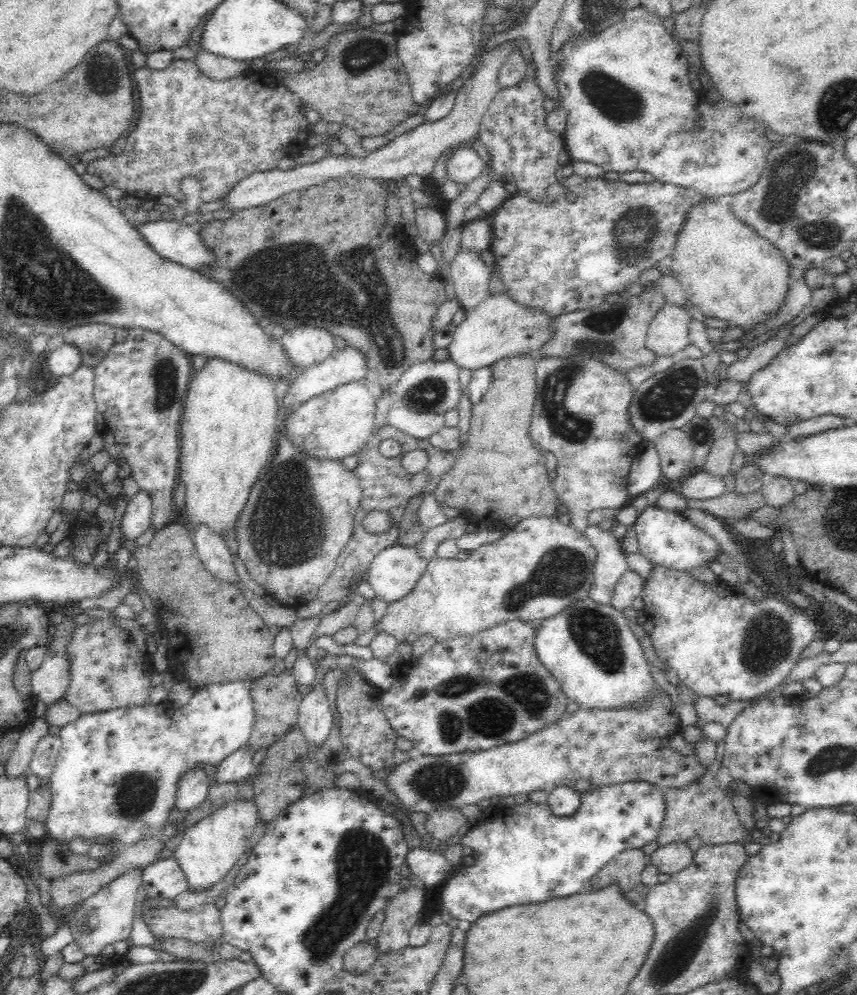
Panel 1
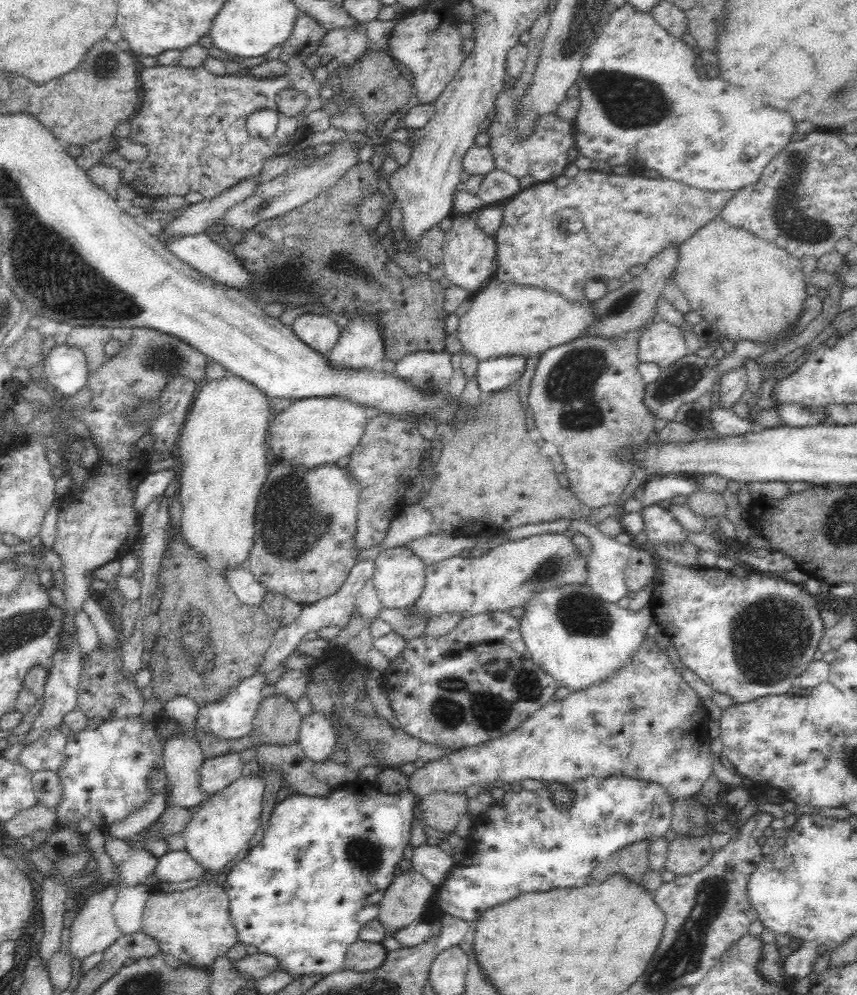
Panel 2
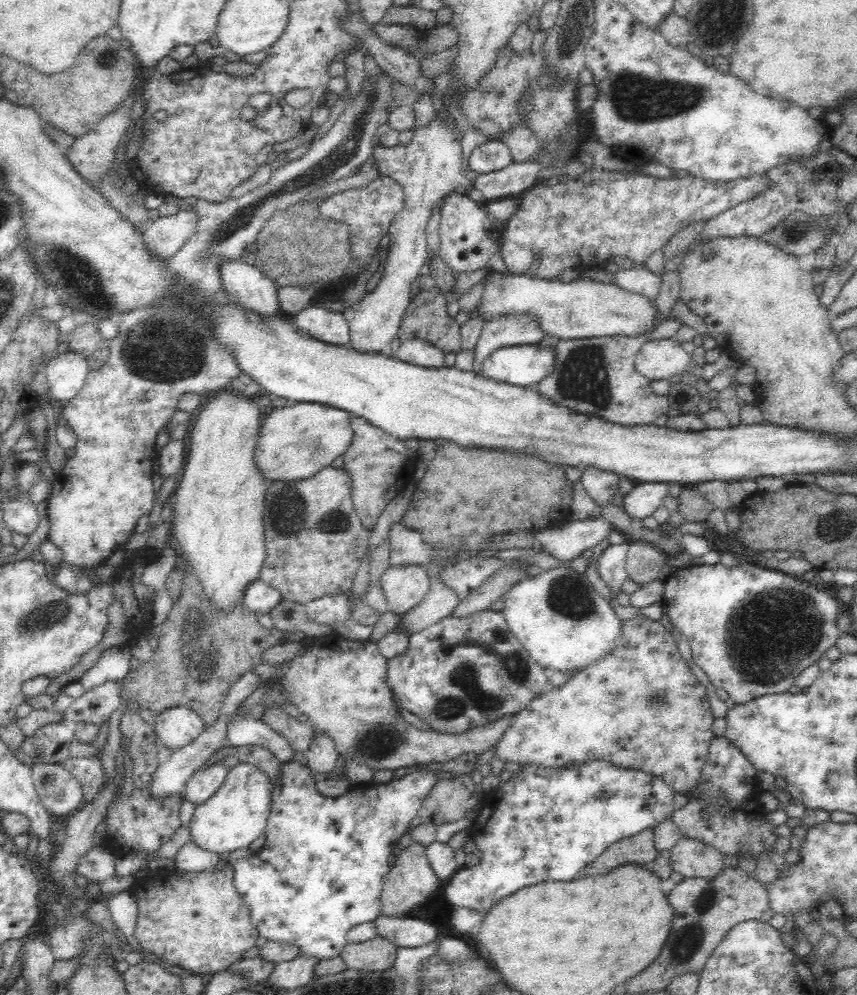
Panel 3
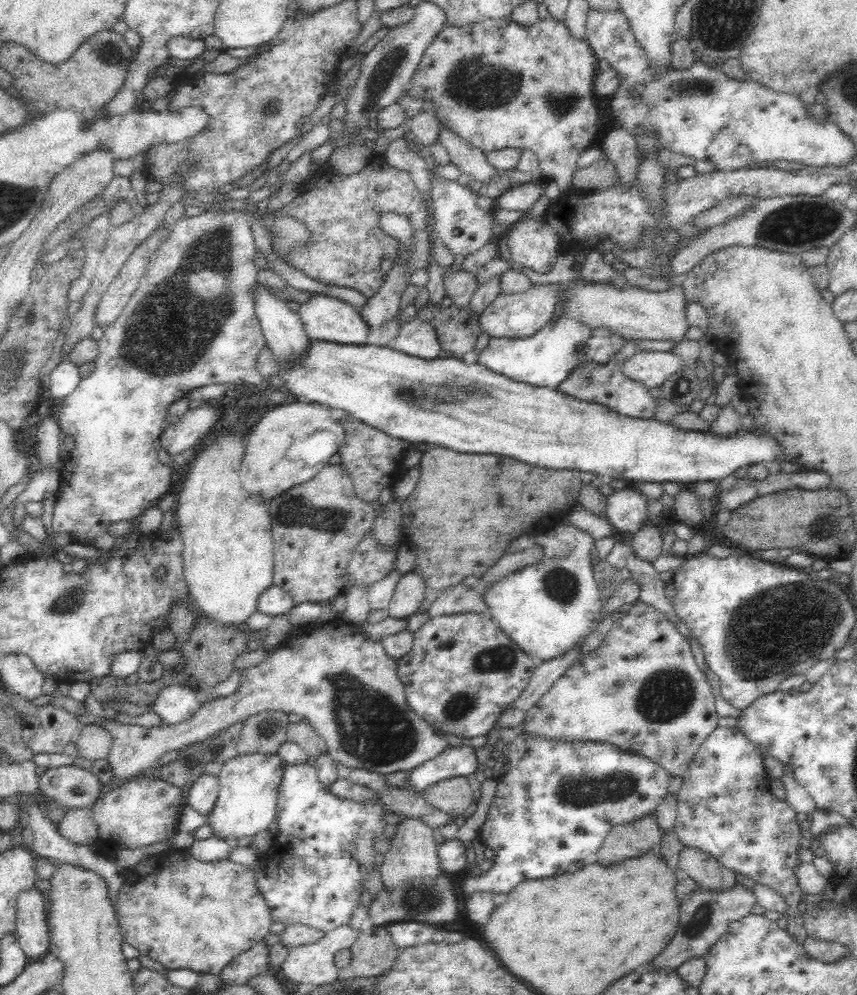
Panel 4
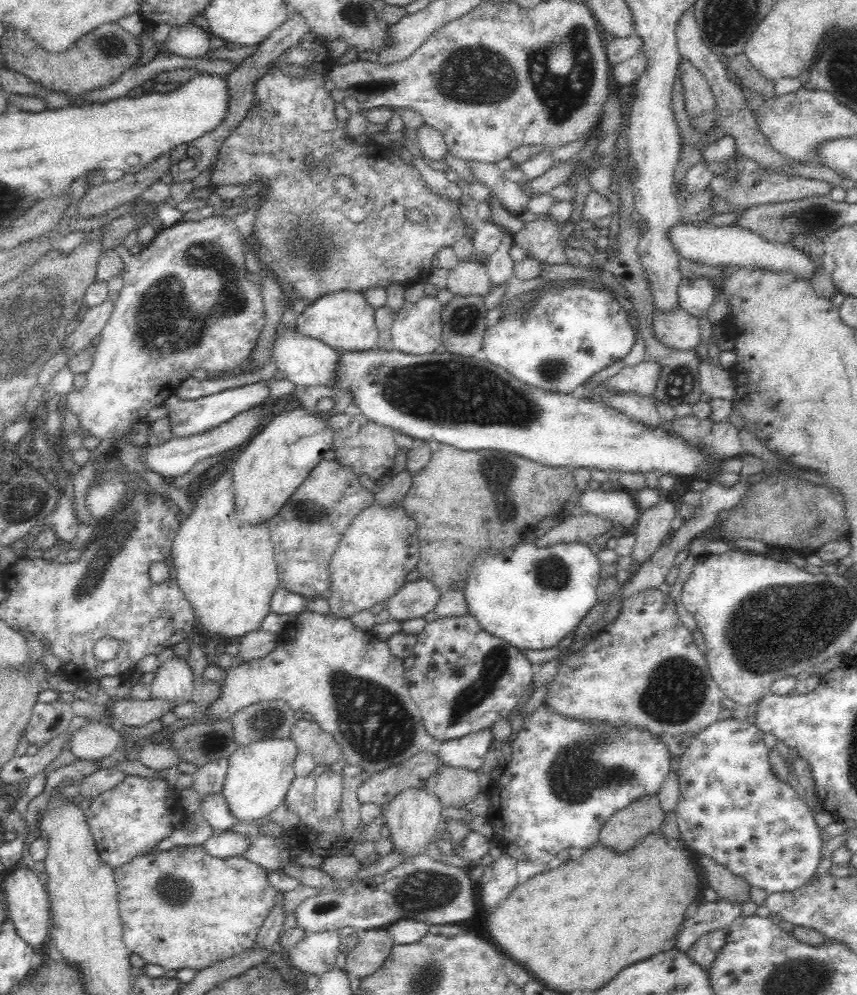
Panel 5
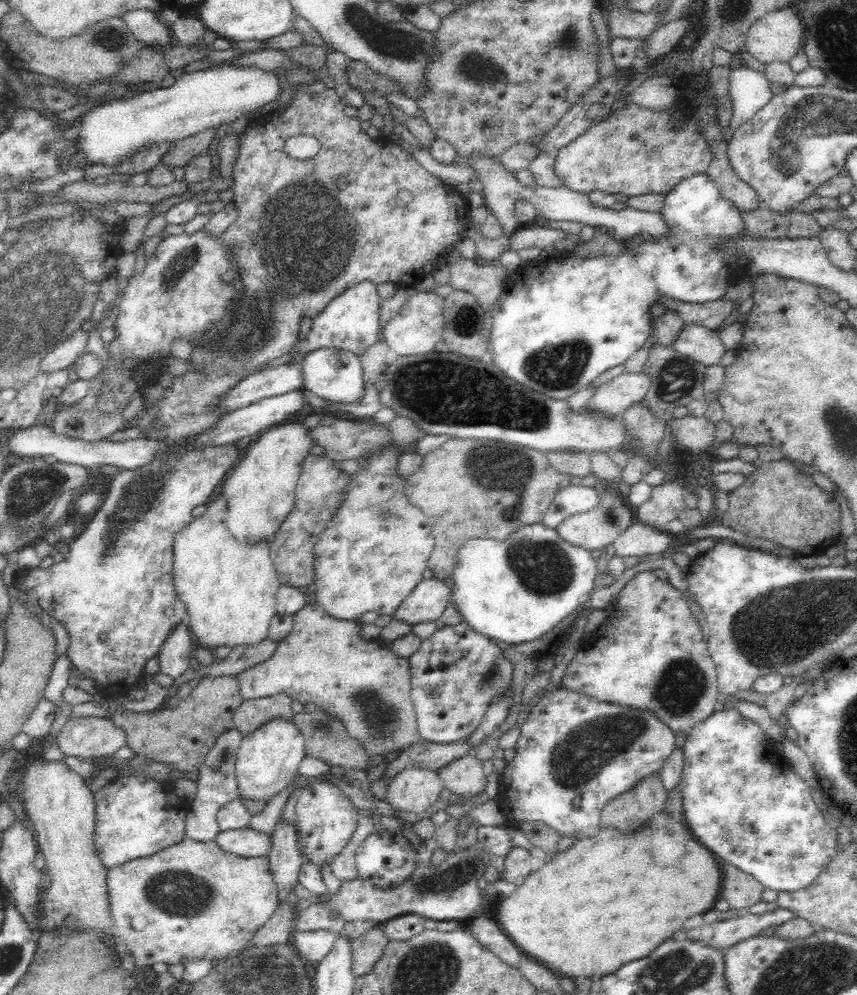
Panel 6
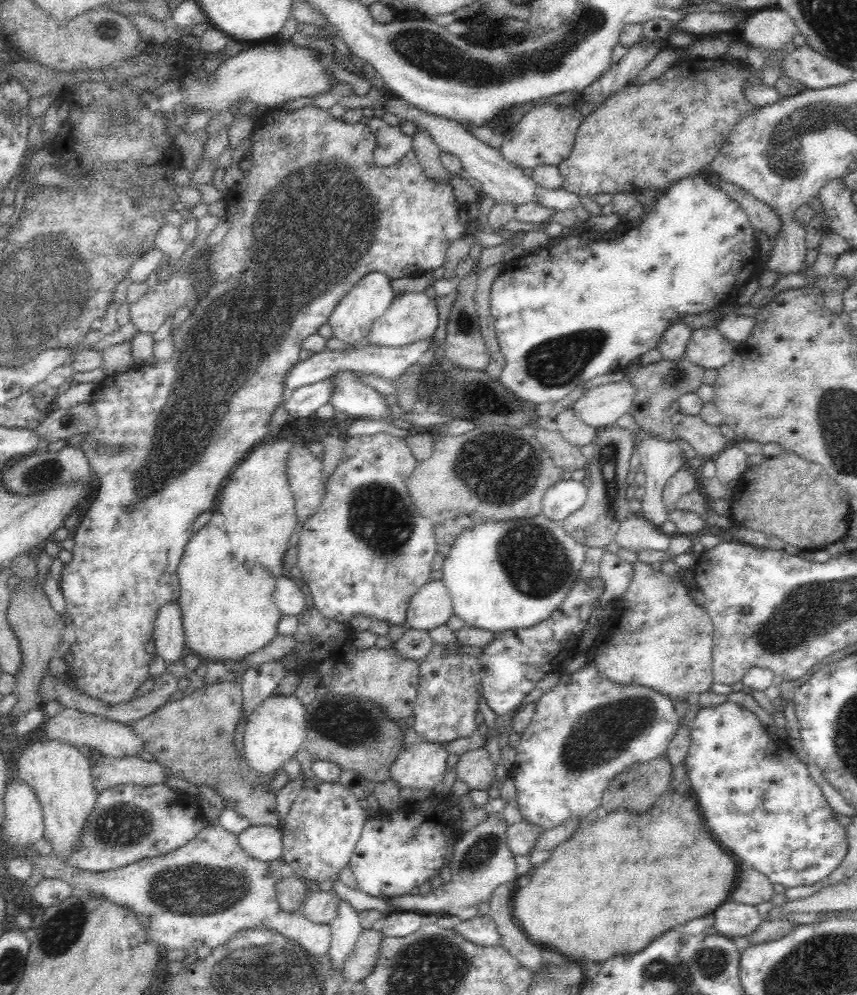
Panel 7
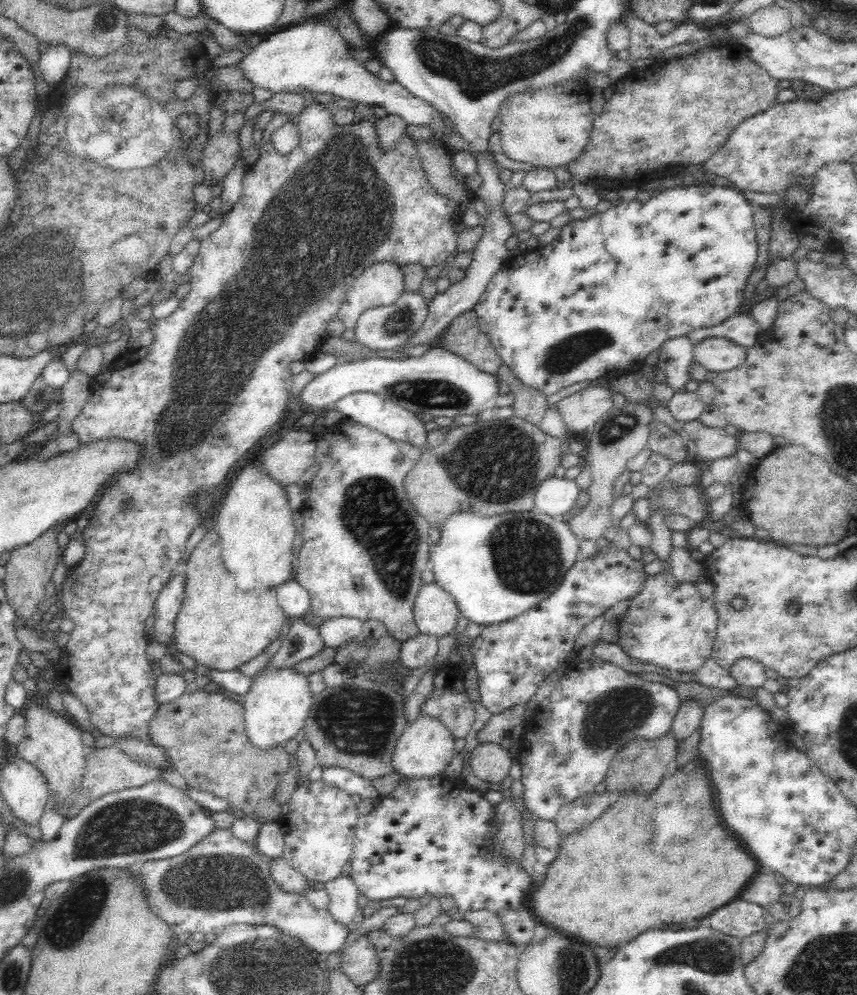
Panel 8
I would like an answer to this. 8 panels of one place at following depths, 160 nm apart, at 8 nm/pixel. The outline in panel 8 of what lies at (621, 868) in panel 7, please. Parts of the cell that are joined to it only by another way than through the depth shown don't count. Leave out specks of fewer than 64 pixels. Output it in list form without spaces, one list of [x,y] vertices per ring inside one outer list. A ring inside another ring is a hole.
[[[700,762],[692,772],[671,770],[650,796],[637,792],[617,795],[600,818],[562,838],[555,849],[554,860],[547,866],[544,880],[534,885],[528,896],[526,908],[536,917],[537,924],[554,927],[562,934],[582,938],[588,944],[608,948],[634,940],[638,934],[650,928],[660,928],[662,924],[706,919],[706,914],[712,910],[737,899],[760,866],[720,824],[720,816],[714,810],[712,790],[704,782],[708,778],[707,769],[700,766]]]

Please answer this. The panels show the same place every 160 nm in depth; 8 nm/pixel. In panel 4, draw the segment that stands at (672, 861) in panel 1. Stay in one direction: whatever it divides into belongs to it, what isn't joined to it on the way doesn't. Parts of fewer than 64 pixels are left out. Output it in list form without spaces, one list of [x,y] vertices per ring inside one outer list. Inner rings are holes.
[[[683,846],[678,854],[677,872],[696,881],[699,886],[722,891],[736,884],[736,873],[699,848]]]

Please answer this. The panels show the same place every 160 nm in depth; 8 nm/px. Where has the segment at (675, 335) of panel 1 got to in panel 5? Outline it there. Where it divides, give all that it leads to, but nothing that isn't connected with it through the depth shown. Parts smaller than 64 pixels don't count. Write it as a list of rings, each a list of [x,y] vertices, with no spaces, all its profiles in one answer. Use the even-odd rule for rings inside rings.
[[[646,361],[636,366],[625,366],[607,380],[607,388],[612,392],[636,392],[642,396],[654,394],[661,375],[661,364]]]

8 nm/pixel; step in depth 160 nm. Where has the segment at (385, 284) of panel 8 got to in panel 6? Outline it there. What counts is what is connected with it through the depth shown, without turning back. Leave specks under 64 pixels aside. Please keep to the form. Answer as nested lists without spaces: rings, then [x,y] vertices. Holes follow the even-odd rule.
[[[362,281],[346,288],[345,292],[337,295],[328,305],[312,319],[312,328],[306,338],[294,344],[287,354],[304,355],[318,348],[336,348],[352,352],[354,355],[364,355],[369,347],[379,342],[381,299],[377,286],[370,281]]]

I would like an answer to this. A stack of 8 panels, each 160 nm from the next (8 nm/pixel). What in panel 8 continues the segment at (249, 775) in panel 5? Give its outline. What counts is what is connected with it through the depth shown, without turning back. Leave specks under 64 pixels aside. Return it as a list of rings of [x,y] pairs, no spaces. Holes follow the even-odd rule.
[[[292,667],[275,671],[266,669],[259,671],[253,677],[250,690],[245,694],[243,719],[248,739],[256,749],[267,751],[272,747],[284,746],[303,730],[310,712],[313,695],[308,689],[306,677],[306,675],[294,671]]]

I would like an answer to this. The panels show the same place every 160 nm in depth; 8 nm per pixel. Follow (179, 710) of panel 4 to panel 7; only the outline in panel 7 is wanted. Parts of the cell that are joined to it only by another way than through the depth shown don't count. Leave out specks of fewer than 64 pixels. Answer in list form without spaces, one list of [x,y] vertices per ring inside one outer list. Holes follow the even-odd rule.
[[[174,601],[165,604],[159,610],[154,625],[153,640],[156,646],[156,655],[164,660],[166,666],[183,659],[187,648],[179,603]]]

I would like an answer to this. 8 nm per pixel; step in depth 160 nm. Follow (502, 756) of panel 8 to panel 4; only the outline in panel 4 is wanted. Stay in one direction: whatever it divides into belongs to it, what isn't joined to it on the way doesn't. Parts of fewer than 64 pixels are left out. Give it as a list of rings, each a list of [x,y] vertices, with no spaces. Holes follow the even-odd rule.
[[[466,777],[448,778],[426,788],[423,797],[428,805],[449,815],[461,818],[473,803],[473,793]]]

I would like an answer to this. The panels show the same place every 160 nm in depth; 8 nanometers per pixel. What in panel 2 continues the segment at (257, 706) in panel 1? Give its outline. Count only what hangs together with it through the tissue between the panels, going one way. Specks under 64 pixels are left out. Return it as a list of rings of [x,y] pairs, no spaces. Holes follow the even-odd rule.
[[[275,692],[260,700],[251,732],[239,739],[230,740],[230,744],[236,744],[232,752],[241,753],[260,745],[298,742],[301,722],[302,715],[297,709],[297,703],[290,700],[288,695]]]

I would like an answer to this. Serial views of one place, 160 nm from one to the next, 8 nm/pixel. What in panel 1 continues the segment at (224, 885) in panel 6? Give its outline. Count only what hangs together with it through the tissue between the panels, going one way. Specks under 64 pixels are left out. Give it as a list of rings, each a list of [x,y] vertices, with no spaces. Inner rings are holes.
[[[213,904],[198,906],[188,912],[171,905],[160,910],[149,910],[143,914],[143,919],[152,935],[214,945],[216,939],[222,937],[220,914]]]

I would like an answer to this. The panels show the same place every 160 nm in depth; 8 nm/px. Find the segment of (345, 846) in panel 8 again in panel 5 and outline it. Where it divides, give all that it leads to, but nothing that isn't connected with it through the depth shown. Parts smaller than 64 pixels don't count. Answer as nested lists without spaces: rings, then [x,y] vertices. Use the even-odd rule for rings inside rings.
[[[326,768],[320,776],[316,777],[316,792],[314,792],[314,809],[326,819],[334,816],[341,808],[341,795],[343,792],[343,778]]]

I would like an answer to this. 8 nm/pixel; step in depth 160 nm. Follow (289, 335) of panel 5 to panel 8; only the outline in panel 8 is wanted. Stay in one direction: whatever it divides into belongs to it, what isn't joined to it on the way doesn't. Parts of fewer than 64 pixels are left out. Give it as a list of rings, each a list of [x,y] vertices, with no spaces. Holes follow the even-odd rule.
[[[353,392],[336,401],[334,408],[344,415],[345,420],[372,428],[392,440],[404,441],[424,449],[423,445],[426,442],[427,434],[425,424],[420,421],[415,413],[394,404],[390,399],[374,392]]]

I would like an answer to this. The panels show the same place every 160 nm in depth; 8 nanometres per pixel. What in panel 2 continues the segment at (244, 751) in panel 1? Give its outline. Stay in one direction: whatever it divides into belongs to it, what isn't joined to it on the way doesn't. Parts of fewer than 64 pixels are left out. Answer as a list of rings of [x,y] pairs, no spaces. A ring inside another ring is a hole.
[[[228,752],[206,759],[199,774],[200,791],[206,796],[225,790],[242,778],[245,764],[238,752]]]

